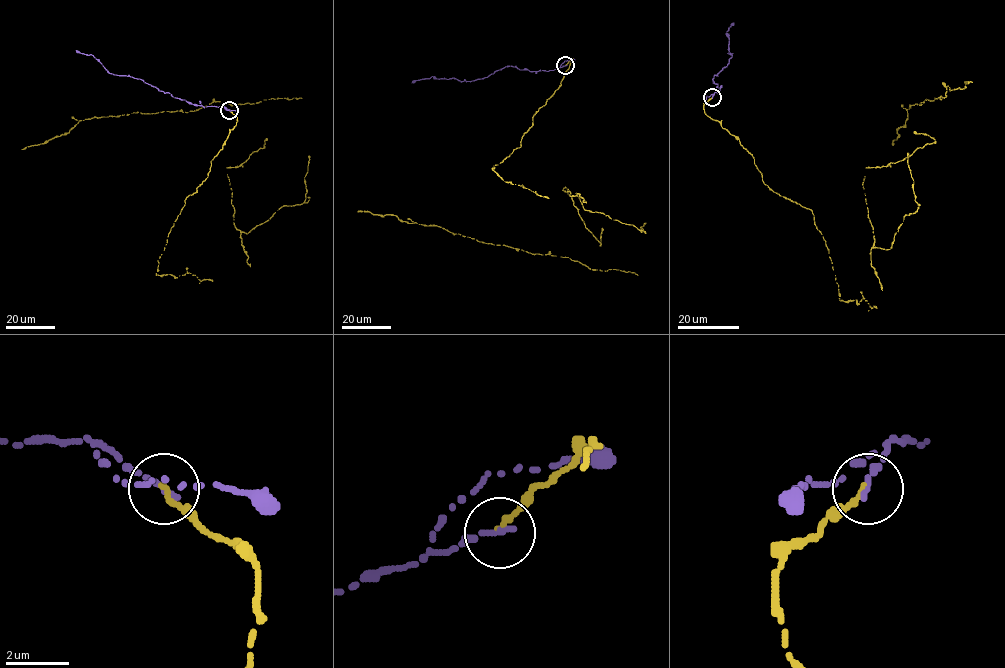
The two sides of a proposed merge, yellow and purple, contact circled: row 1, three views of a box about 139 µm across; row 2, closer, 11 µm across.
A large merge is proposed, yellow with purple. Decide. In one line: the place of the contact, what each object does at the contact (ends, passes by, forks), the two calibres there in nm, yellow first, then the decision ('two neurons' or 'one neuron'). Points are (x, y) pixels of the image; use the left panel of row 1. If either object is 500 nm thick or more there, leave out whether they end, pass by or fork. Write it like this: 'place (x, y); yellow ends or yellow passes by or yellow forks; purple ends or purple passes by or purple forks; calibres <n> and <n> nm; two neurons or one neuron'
place (229, 110); yellow ends; purple ends; calibres 200 and 200 nm; one neuron

